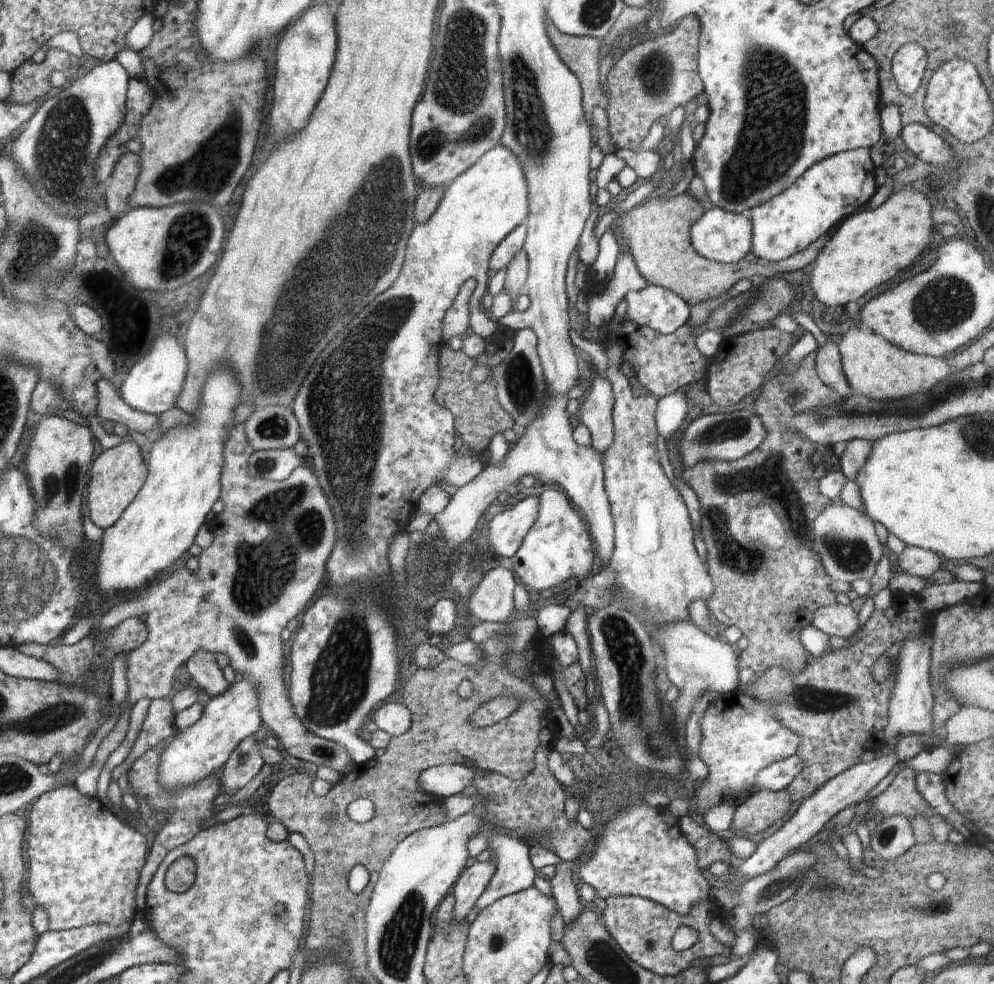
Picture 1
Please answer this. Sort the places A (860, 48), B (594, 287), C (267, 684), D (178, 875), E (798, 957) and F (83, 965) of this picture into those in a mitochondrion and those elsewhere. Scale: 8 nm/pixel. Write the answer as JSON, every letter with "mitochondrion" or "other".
{"A":"other","B":"other","C":"other","D":"mitochondrion","E":"other","F":"mitochondrion"}

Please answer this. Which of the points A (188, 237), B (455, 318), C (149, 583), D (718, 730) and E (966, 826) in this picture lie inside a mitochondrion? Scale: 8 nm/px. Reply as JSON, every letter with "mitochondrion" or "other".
{"A":"mitochondrion","B":"other","C":"other","D":"other","E":"other"}

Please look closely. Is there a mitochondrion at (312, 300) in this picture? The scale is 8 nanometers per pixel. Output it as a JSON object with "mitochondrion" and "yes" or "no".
{"mitochondrion":"yes"}

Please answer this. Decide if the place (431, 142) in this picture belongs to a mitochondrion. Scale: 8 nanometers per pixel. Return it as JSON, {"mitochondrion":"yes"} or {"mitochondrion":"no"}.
{"mitochondrion":"yes"}

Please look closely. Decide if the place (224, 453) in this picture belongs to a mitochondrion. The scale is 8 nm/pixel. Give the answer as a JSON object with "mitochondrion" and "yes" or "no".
{"mitochondrion":"no"}

